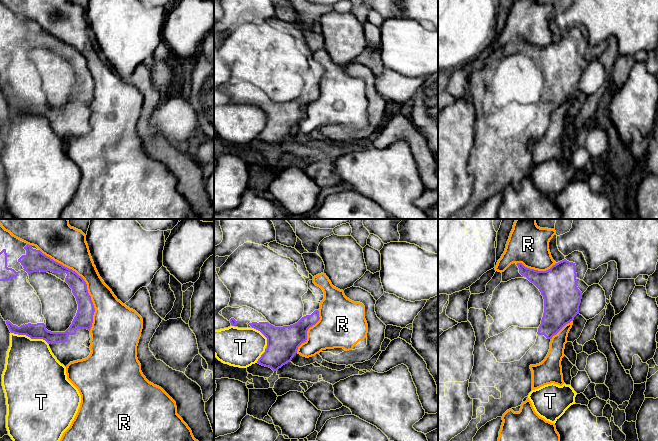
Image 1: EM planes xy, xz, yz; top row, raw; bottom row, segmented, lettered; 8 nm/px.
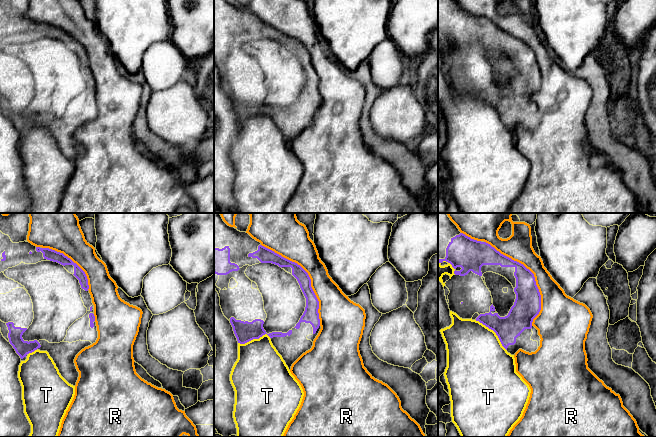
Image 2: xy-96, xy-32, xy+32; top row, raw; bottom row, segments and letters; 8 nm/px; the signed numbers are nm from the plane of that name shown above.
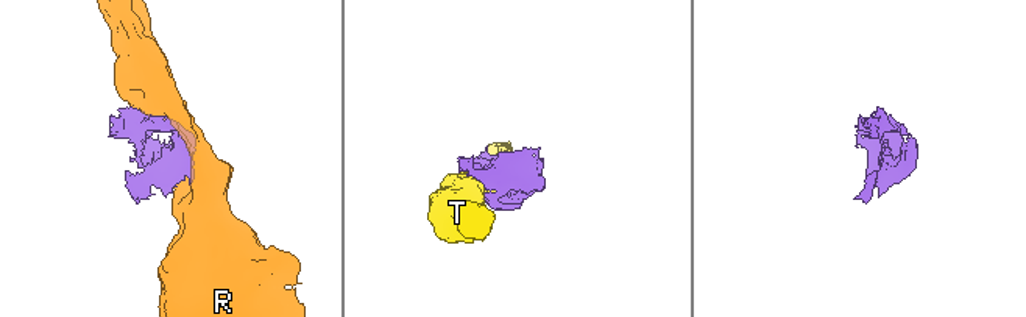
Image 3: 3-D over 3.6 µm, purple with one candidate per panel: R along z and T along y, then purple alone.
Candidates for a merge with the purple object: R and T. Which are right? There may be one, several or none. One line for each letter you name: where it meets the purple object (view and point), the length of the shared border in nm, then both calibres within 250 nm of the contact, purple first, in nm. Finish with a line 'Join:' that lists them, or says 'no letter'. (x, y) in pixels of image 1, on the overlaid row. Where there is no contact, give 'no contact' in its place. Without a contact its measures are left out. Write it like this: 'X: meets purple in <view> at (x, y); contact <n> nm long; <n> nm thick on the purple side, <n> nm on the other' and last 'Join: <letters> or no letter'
Join: no letter

